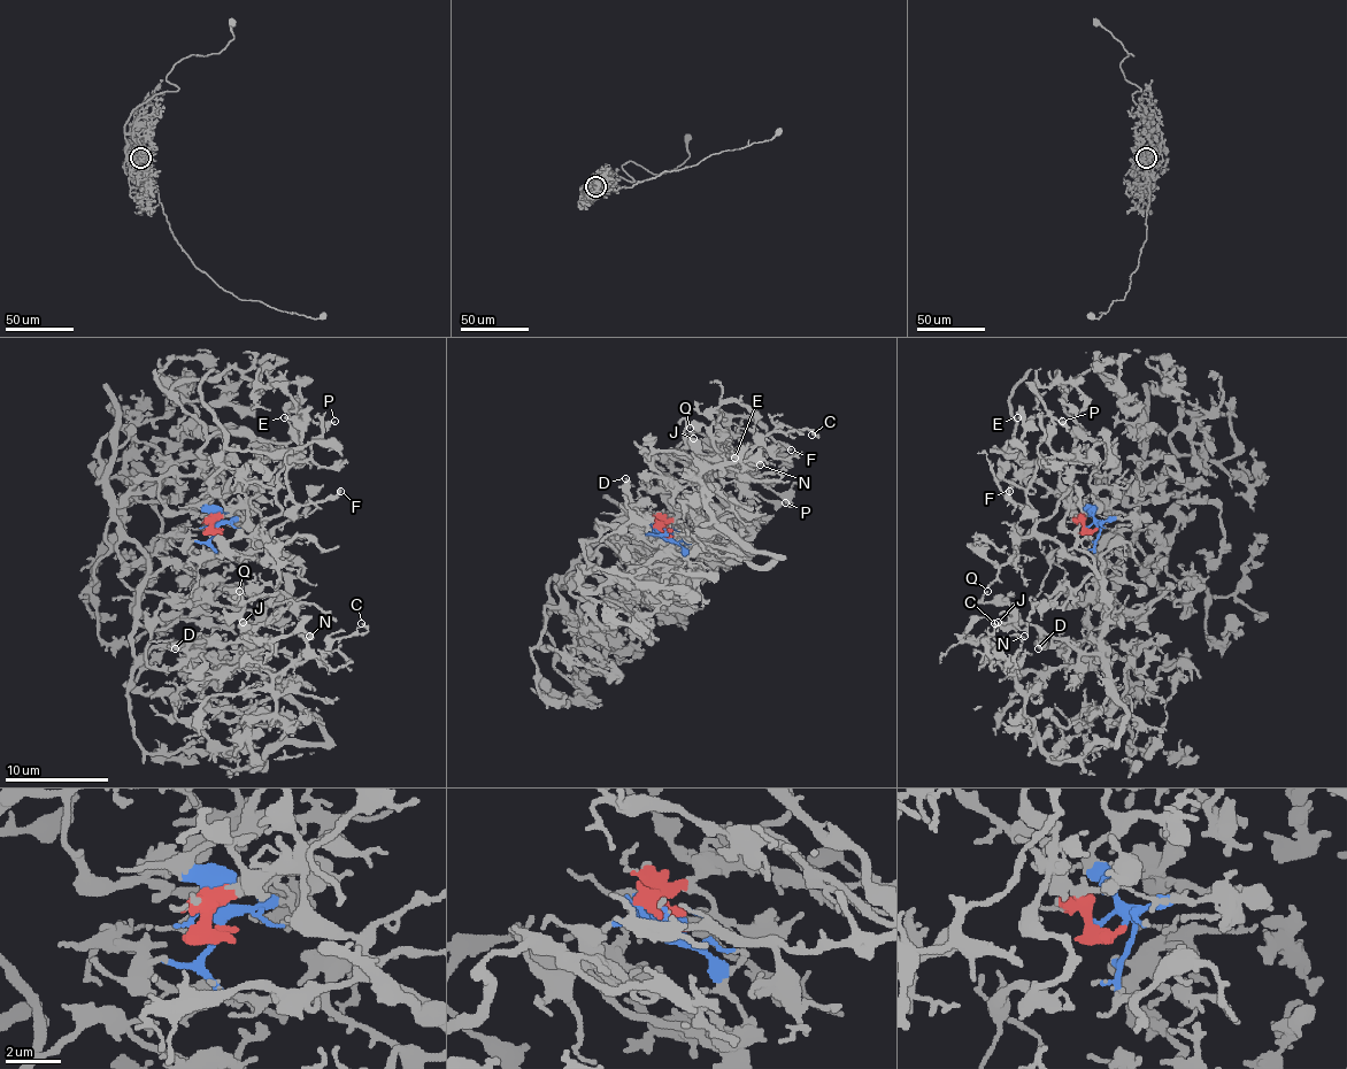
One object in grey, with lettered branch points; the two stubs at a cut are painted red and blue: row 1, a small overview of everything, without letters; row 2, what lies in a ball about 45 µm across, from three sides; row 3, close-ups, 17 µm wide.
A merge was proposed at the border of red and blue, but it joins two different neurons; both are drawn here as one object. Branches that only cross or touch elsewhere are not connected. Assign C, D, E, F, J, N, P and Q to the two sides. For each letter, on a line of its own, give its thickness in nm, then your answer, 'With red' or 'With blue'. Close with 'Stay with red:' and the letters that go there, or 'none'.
C: Thickness 160 nm. With blue
D: Thickness 240 nm. With blue
E: Thickness 130 nm. With red
F: Thickness 220 nm. With blue
J: Thickness 600 nm. With blue
N: Thickness 110 nm. With blue
P: Thickness 180 nm. With blue
Q: Thickness 120 nm. With blue
Stay with red: E

